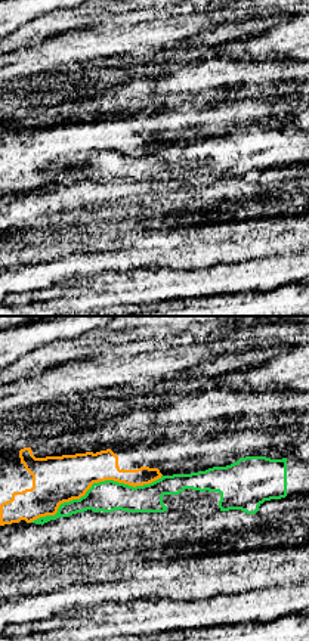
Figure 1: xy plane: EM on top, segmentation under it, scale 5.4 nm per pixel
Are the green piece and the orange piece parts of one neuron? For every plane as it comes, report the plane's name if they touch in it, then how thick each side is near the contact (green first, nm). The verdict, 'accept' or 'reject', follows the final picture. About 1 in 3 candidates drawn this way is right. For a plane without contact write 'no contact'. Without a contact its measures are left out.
meets green in xy; 170 nm thick on the green side, 260 nm on the other

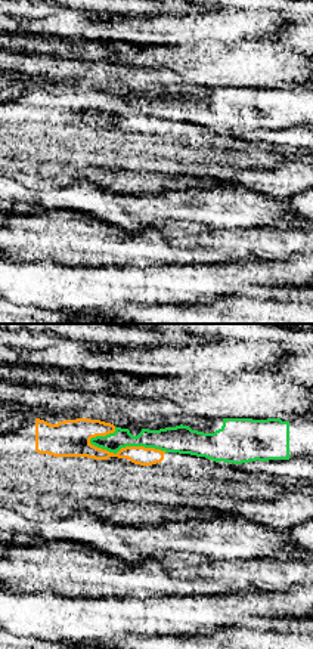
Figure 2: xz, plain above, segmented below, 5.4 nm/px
meets green in xz; 140 nm thick on the green side, 120 nm on the other

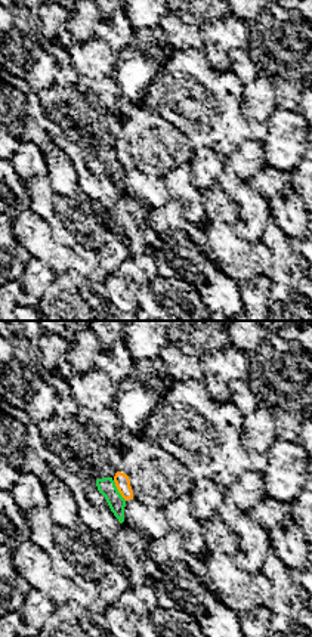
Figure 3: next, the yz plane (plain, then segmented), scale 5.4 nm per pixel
meets green in yz; 100 nm thick on the green side, 80 nm on the other

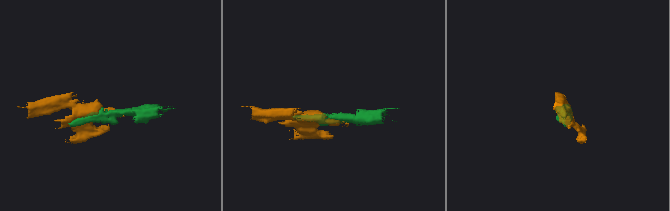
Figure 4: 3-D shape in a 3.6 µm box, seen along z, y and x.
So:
reject

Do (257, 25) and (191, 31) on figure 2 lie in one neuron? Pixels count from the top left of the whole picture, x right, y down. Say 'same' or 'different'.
same

